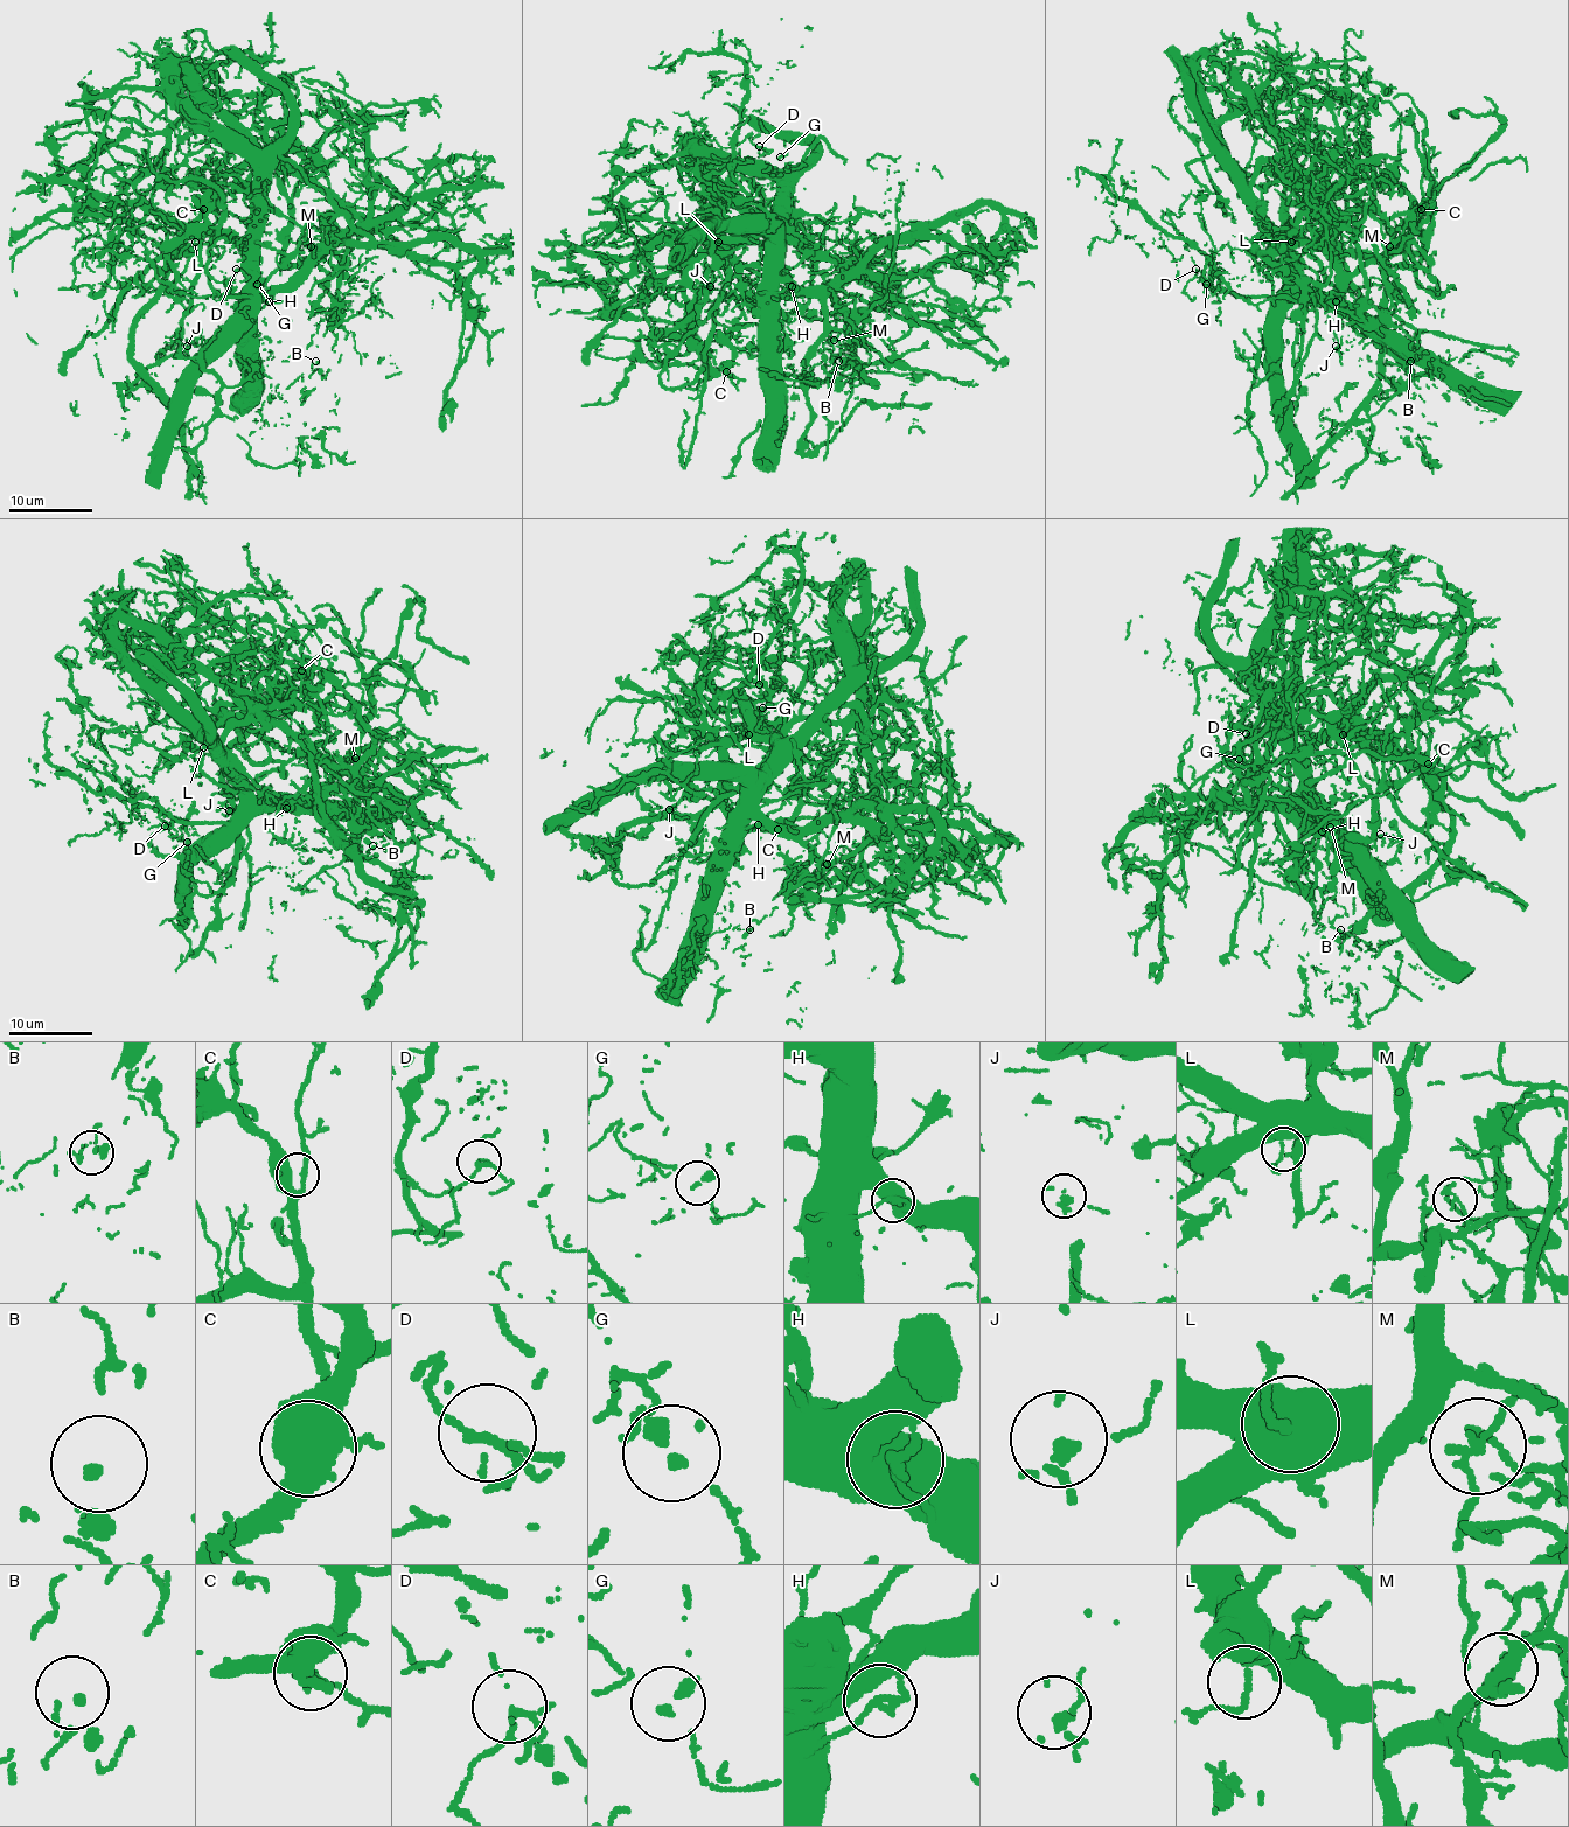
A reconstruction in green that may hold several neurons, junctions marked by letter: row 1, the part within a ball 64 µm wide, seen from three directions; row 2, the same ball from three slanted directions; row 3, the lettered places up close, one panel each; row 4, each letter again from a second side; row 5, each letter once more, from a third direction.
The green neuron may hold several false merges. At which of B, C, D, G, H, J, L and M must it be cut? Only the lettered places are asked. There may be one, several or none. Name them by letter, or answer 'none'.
H, M

